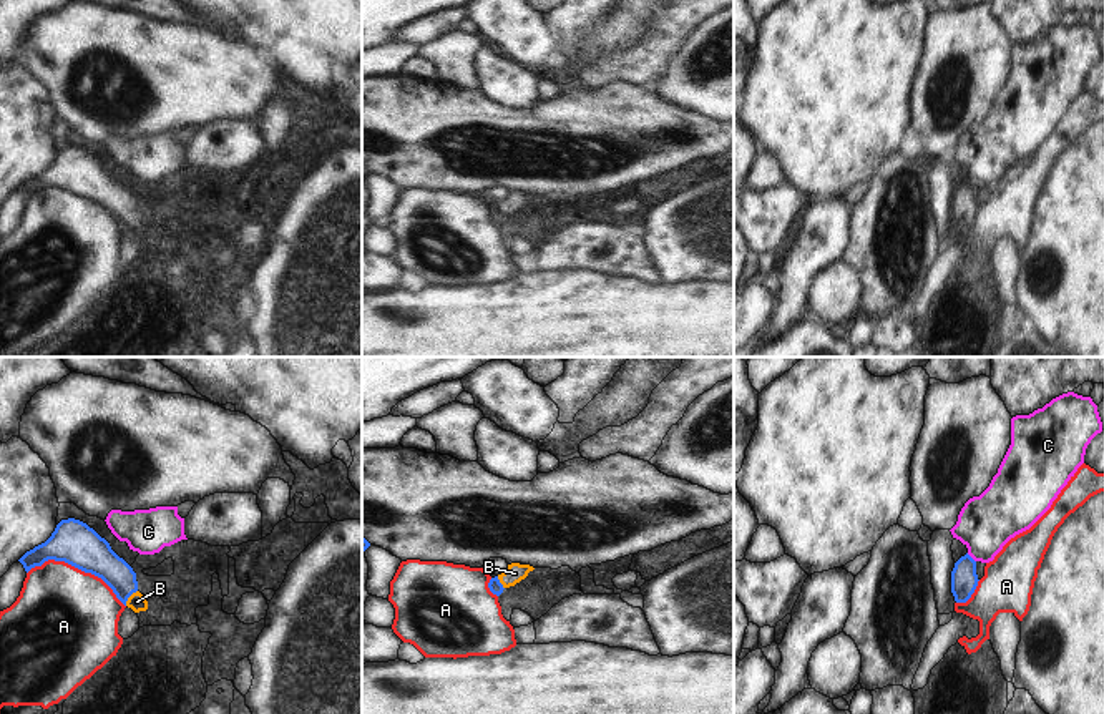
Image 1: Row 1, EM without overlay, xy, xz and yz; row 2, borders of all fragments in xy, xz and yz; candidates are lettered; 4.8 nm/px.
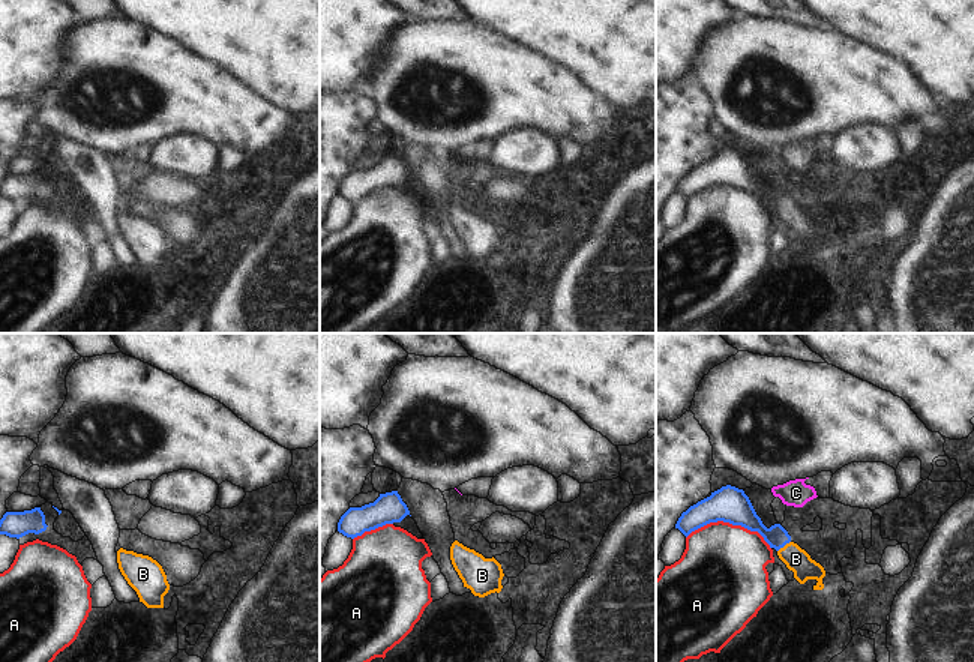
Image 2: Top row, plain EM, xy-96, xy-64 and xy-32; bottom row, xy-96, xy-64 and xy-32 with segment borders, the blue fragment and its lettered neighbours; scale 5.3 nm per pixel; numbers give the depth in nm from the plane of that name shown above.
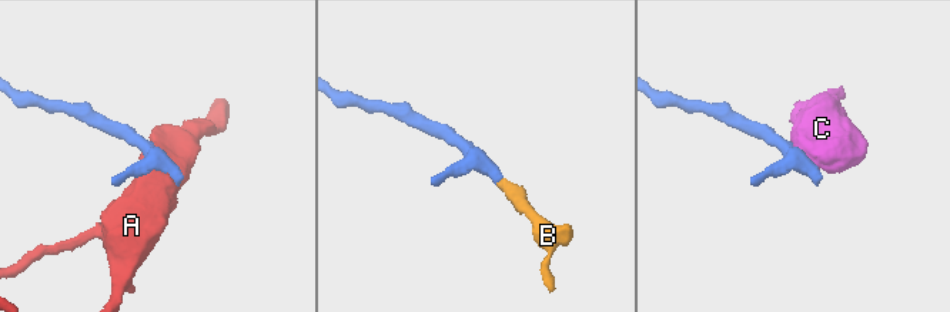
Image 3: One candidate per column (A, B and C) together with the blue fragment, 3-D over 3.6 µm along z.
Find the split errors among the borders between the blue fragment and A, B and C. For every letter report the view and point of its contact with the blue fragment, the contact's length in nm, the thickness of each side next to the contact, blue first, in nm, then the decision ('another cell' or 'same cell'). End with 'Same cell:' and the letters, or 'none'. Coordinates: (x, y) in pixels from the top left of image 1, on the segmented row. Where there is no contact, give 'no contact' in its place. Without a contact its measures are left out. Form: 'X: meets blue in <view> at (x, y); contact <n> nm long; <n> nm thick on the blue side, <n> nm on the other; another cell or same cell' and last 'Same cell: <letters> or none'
A: meets blue in xy at (78, 568); contact 500 nm long; 220 nm thick on the blue side, 480 nm on the other; another cell
B: meets blue in xy at (128, 596); contact 100 nm long; 170 nm thick on the blue side, 90 nm on the other; same cell
C: meets blue in yz at (972, 558); contact 60 nm long; 130 nm thick on the blue side, 280 nm on the other; another cell
Same cell: B

